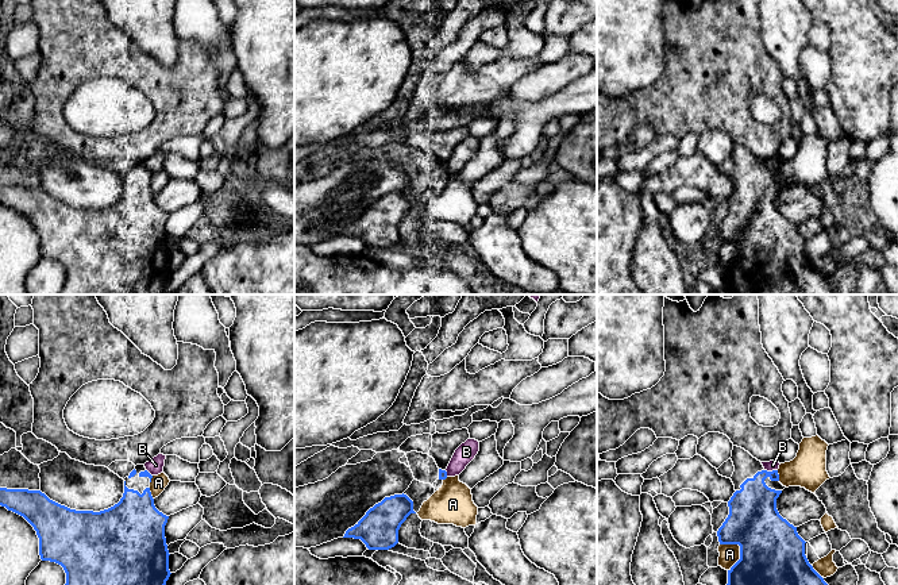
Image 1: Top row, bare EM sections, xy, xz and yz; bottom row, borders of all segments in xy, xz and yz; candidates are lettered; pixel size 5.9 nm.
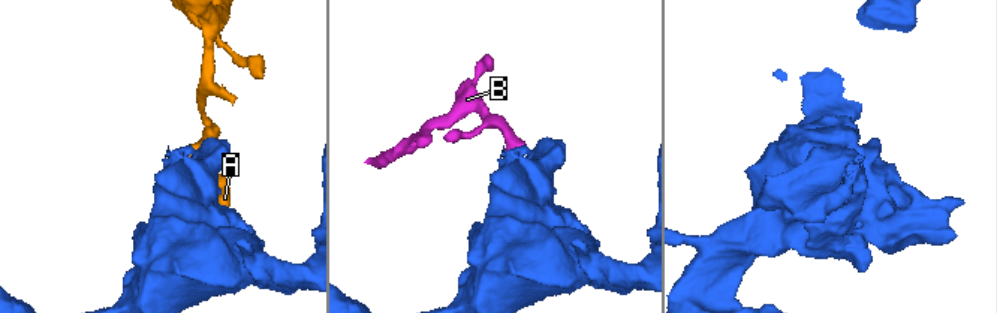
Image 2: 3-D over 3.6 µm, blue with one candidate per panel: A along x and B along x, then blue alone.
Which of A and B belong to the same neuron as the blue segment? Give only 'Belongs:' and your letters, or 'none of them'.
Belongs: none of them

